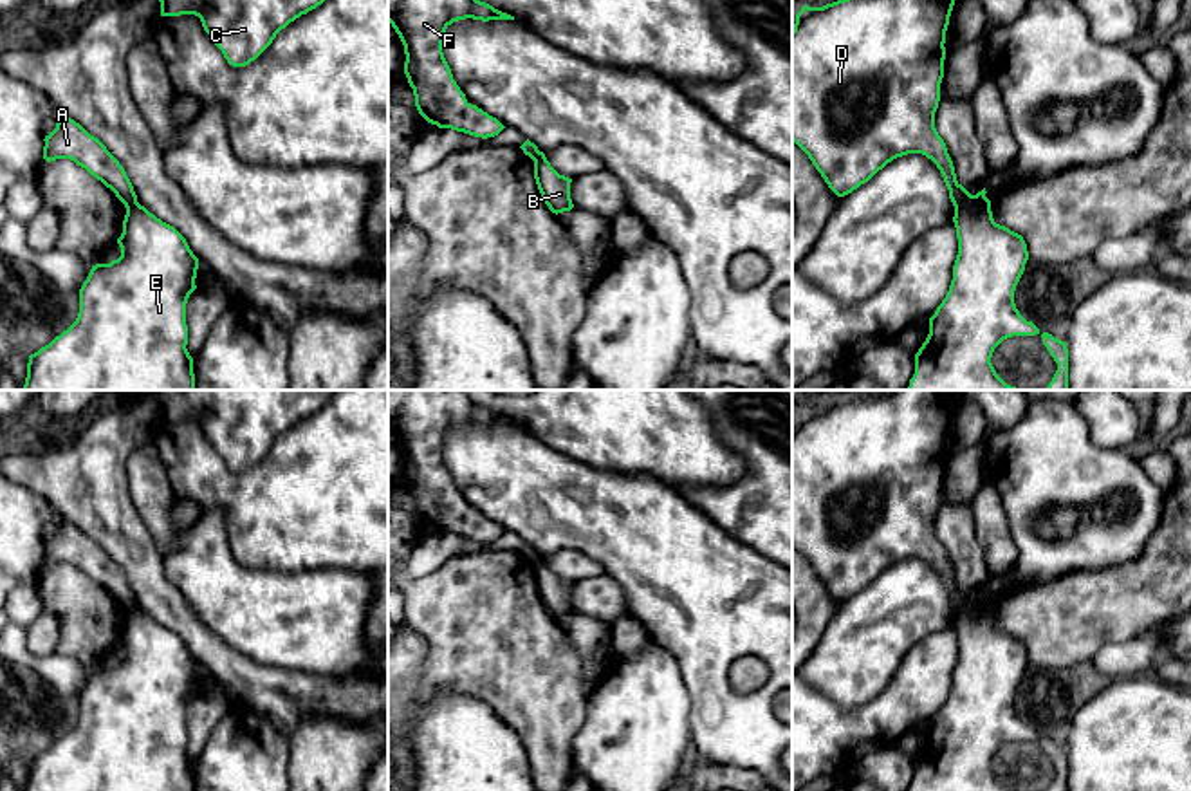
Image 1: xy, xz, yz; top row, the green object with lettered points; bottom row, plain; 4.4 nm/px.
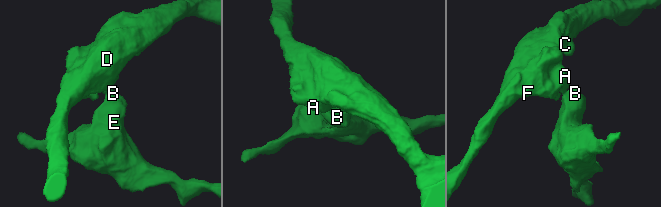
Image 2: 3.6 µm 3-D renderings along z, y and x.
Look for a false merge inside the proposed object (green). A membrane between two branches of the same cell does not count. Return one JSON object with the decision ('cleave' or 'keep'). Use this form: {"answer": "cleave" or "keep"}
{"answer": "cleave"}

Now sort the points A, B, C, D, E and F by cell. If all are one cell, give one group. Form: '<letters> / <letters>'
A C D F / B E

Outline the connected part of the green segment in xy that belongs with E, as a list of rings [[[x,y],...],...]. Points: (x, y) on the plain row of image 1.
[[[139,607],[126,614],[117,648],[121,661],[110,668],[92,670],[83,686],[76,726],[29,760],[23,791],[195,791],[193,762],[186,753],[186,708],[197,693],[198,663],[173,630]]]

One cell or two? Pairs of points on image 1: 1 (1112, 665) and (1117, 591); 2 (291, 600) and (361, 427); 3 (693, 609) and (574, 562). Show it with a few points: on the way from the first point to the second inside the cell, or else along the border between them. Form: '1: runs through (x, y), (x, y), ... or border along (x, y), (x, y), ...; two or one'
1: border along (1146, 632), (1135, 638), (1107, 642), (1092, 660); two
2: border along (260, 567), (275, 571), (343, 571); two
3: border along (567, 549), (581, 549), (605, 573); two

